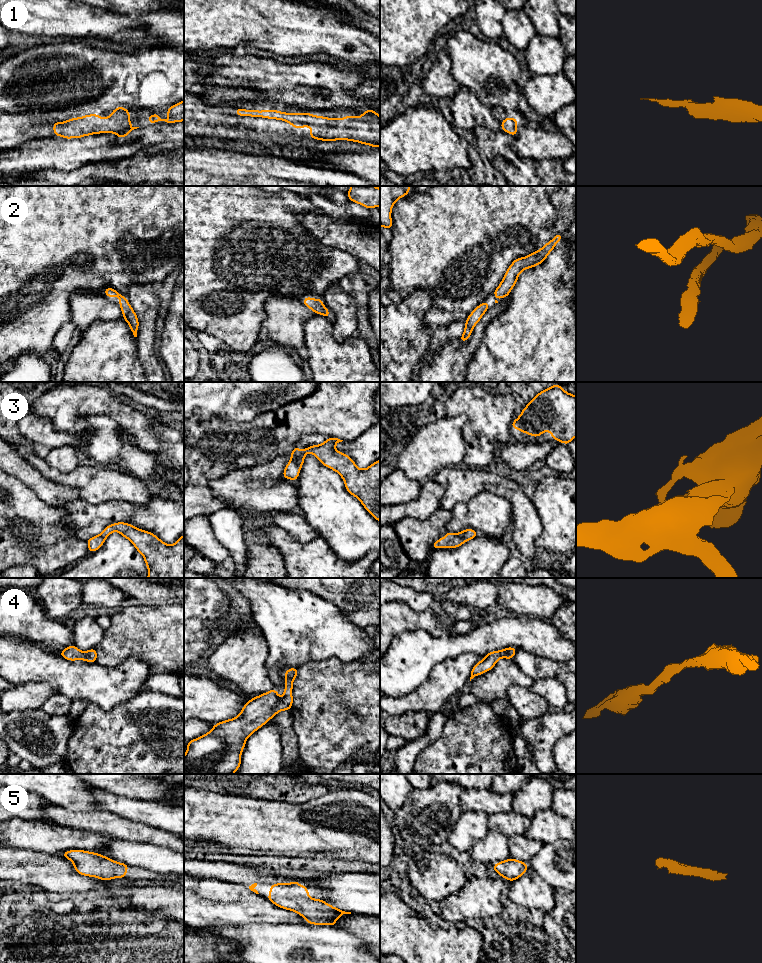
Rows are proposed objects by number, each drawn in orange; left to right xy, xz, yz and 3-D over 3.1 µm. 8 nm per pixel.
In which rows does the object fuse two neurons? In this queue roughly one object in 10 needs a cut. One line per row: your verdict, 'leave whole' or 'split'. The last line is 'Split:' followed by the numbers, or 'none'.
1: leave whole
2: leave whole
3: split
4: leave whole
5: leave whole
Split: 3

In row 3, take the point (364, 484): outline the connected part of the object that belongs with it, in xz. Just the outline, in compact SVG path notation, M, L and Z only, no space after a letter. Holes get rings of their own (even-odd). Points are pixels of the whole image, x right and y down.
M327 438L322 444L308 446L297 463L302 467L305 455L311 452L324 466L340 474L346 490L358 498L365 509L380 522L380 459L366 469L359 469L347 454L335 449L335 444L342 441Z

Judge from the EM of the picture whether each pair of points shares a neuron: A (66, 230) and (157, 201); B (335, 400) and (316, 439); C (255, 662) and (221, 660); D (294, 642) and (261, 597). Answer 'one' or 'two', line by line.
A: one
B: two
C: one
D: one

